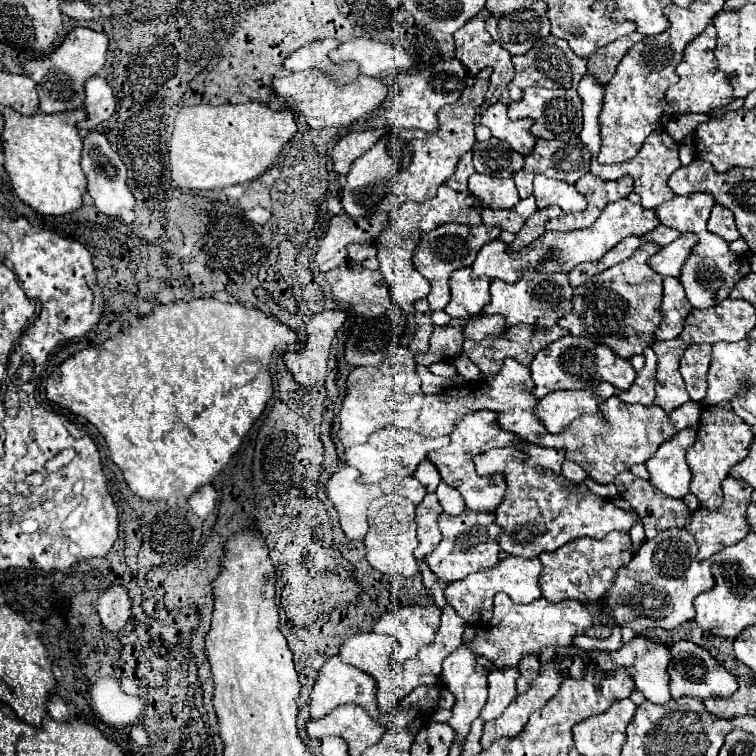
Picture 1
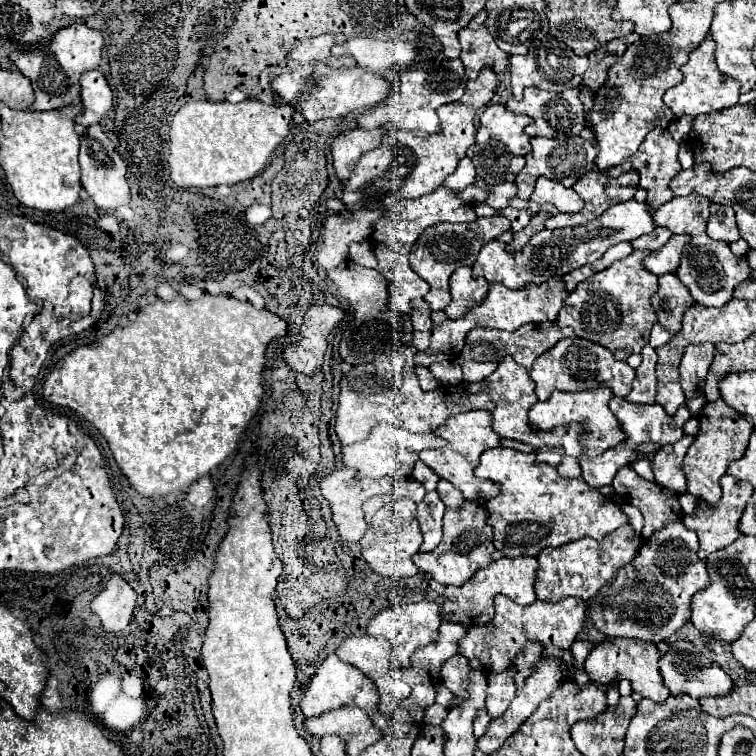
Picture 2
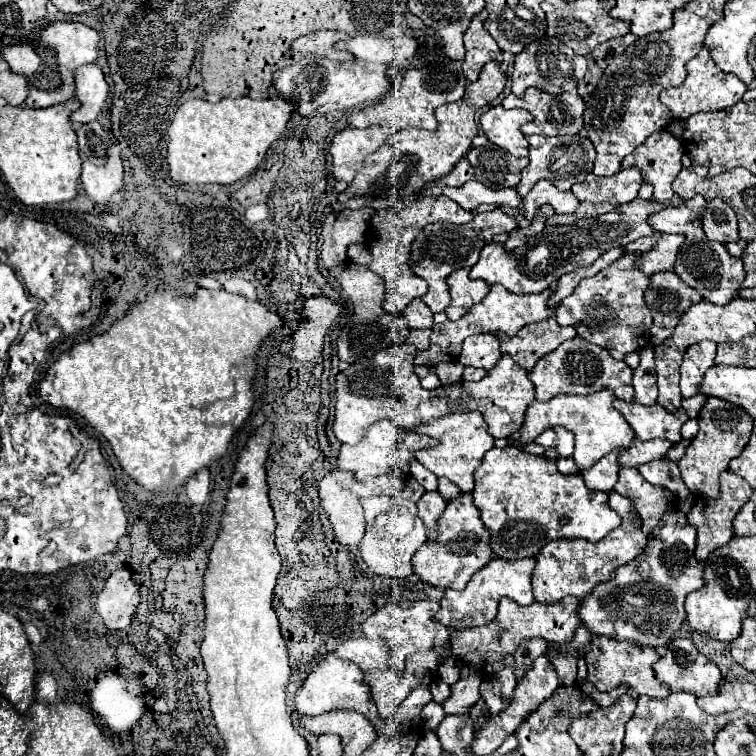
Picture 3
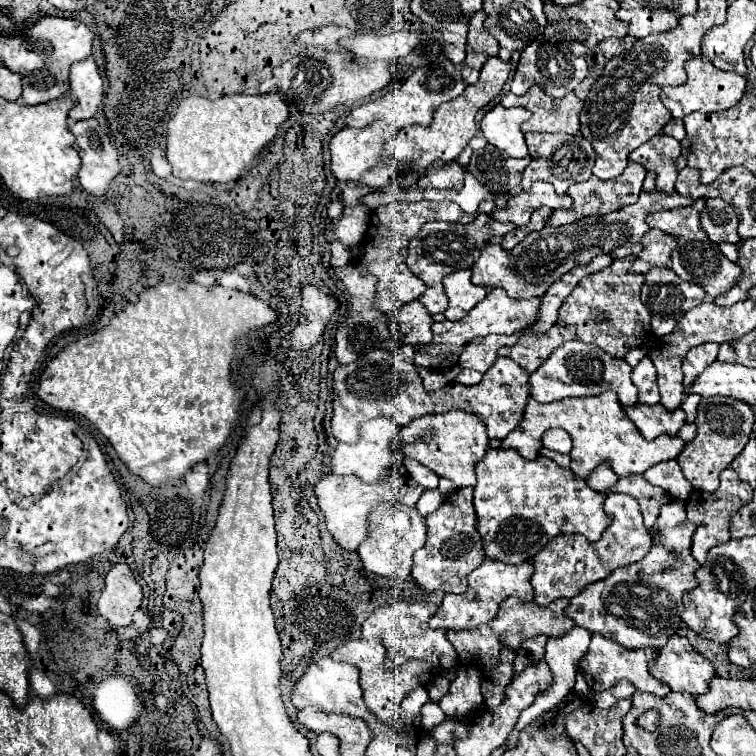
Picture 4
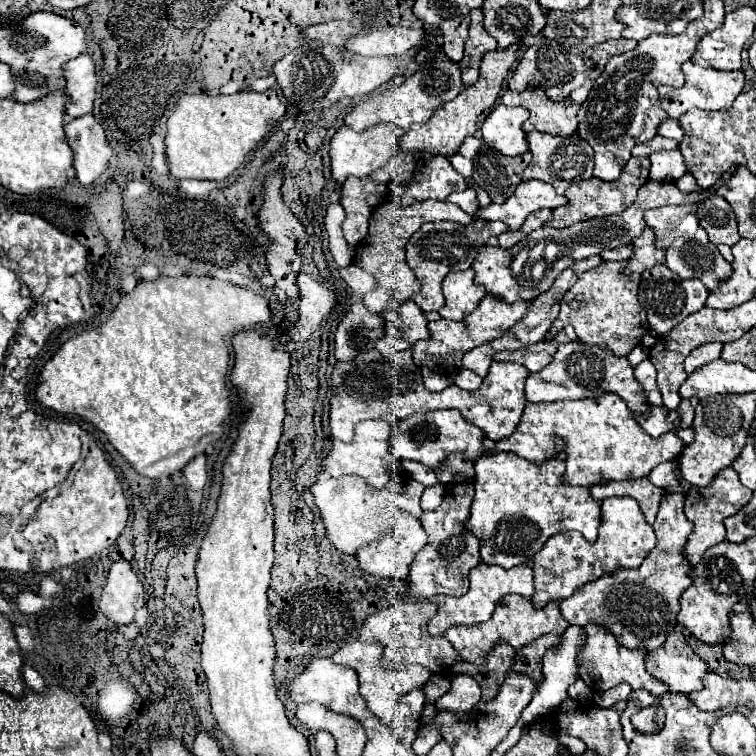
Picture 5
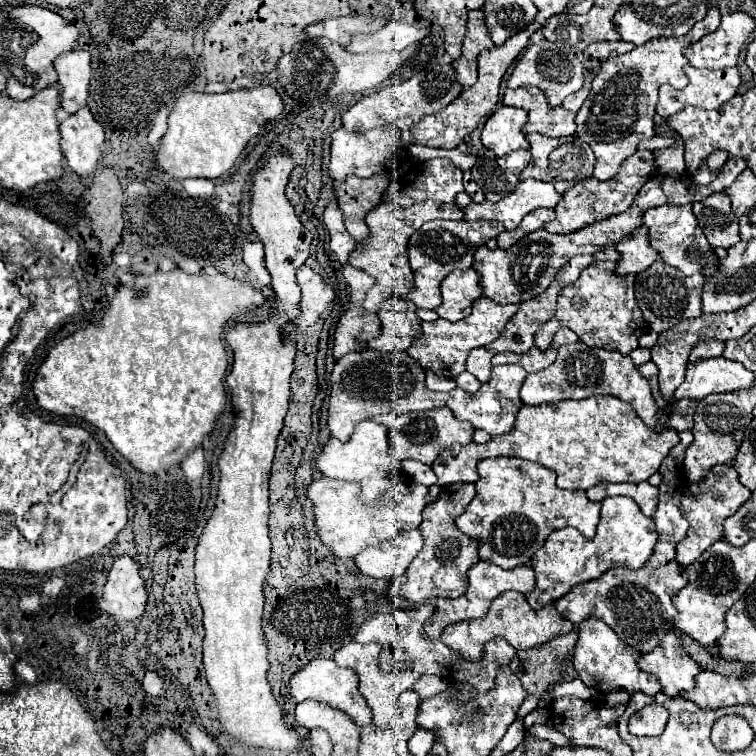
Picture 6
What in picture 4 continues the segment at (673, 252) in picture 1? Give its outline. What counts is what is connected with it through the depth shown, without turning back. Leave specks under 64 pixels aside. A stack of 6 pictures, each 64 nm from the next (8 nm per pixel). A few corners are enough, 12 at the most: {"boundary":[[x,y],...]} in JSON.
{"boundary":[[660,230],[642,238],[632,270],[668,266],[678,240]]}

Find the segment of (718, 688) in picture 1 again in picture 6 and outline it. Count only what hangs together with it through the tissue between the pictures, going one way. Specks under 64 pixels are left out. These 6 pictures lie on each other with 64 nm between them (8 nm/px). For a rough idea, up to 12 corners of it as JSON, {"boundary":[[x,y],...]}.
{"boundary":[[680,630],[638,664],[654,674],[664,694],[696,688],[702,672],[682,646]]}

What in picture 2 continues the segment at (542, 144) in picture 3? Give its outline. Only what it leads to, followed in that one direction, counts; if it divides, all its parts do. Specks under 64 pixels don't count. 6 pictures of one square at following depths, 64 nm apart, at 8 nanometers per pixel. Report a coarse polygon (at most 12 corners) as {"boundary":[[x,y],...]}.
{"boundary":[[532,138],[516,176],[528,200],[540,176],[574,186],[594,170],[596,148],[576,140]]}

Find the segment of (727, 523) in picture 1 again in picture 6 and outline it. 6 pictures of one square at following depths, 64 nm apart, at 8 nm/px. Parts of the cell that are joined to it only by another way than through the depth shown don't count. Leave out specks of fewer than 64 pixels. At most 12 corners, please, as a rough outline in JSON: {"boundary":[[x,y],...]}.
{"boundary":[[730,464],[682,496],[690,522],[676,560],[690,566],[722,540],[722,522],[752,492]]}

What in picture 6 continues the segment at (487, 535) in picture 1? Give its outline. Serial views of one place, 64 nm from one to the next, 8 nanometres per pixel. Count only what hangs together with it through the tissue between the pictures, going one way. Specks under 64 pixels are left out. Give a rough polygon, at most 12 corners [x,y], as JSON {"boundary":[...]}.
{"boundary":[[450,484],[422,510],[424,548],[392,596],[458,598],[478,542],[456,518],[474,484]]}

